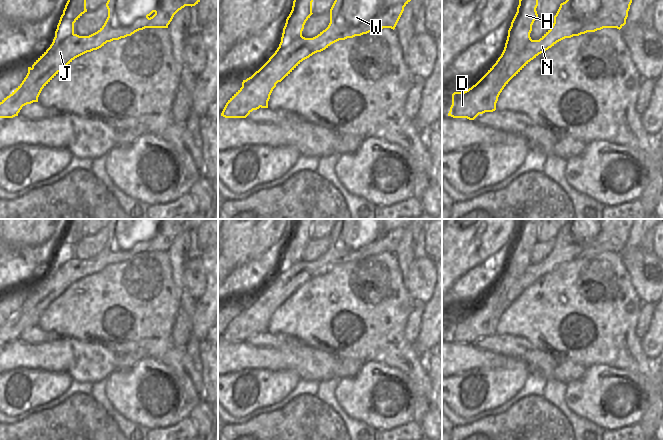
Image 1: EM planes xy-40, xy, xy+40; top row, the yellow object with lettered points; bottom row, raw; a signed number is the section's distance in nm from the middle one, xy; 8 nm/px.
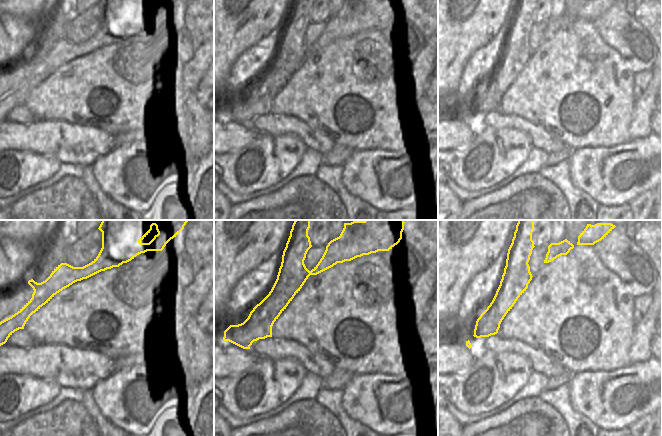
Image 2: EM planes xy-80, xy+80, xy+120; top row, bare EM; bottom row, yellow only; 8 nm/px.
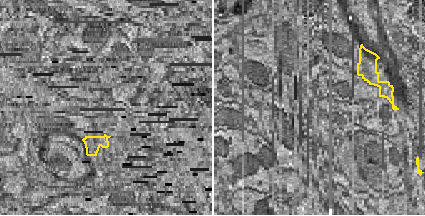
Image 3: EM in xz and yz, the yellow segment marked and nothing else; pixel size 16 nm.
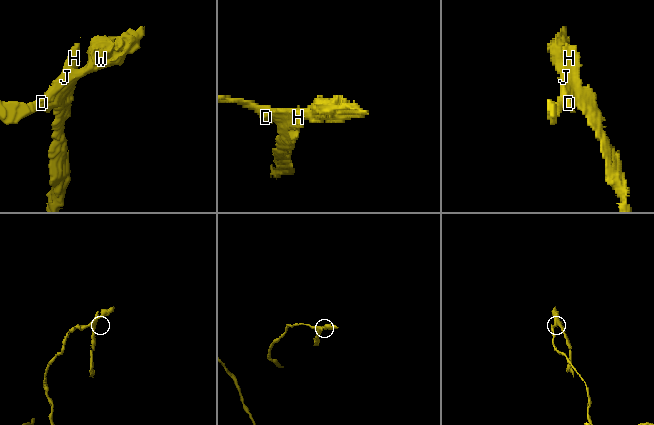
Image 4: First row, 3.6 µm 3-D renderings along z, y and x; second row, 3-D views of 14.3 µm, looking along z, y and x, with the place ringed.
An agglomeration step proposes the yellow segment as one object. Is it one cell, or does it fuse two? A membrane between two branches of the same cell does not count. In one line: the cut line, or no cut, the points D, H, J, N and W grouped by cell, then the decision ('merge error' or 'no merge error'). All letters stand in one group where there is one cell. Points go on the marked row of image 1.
cut xy+40 (507, 76), (494, 89), (488, 102), (479, 113); groups D J N W / H; merge error

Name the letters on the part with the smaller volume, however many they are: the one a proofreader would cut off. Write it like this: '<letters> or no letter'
H.

